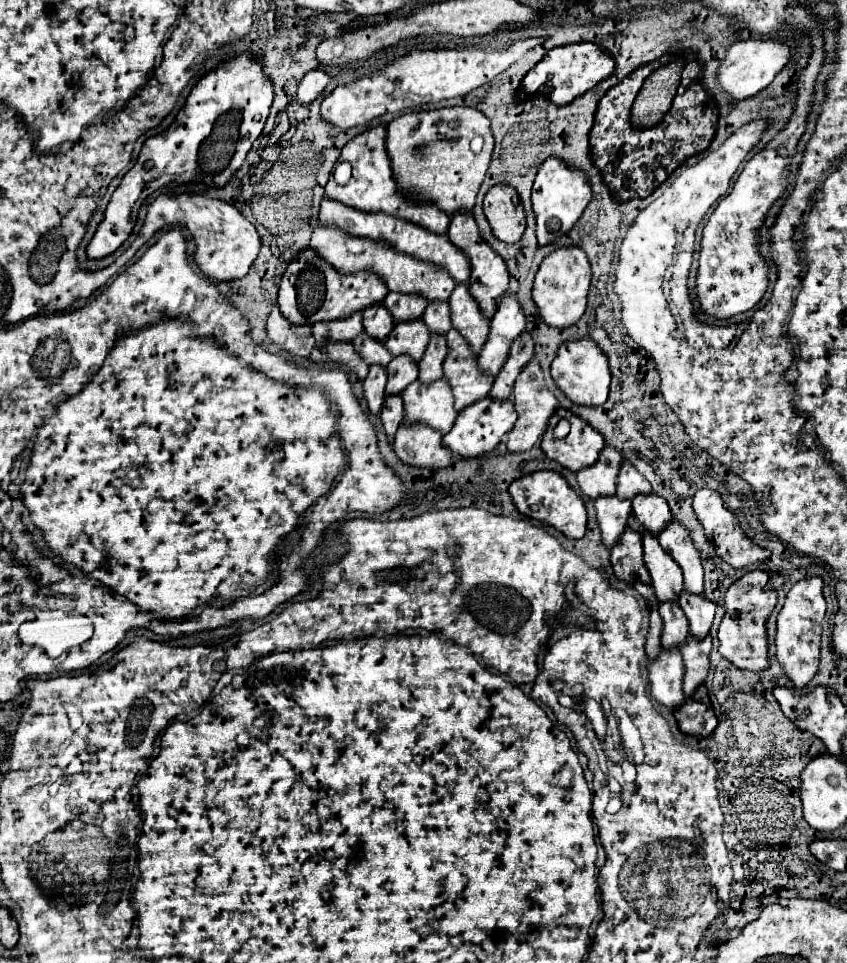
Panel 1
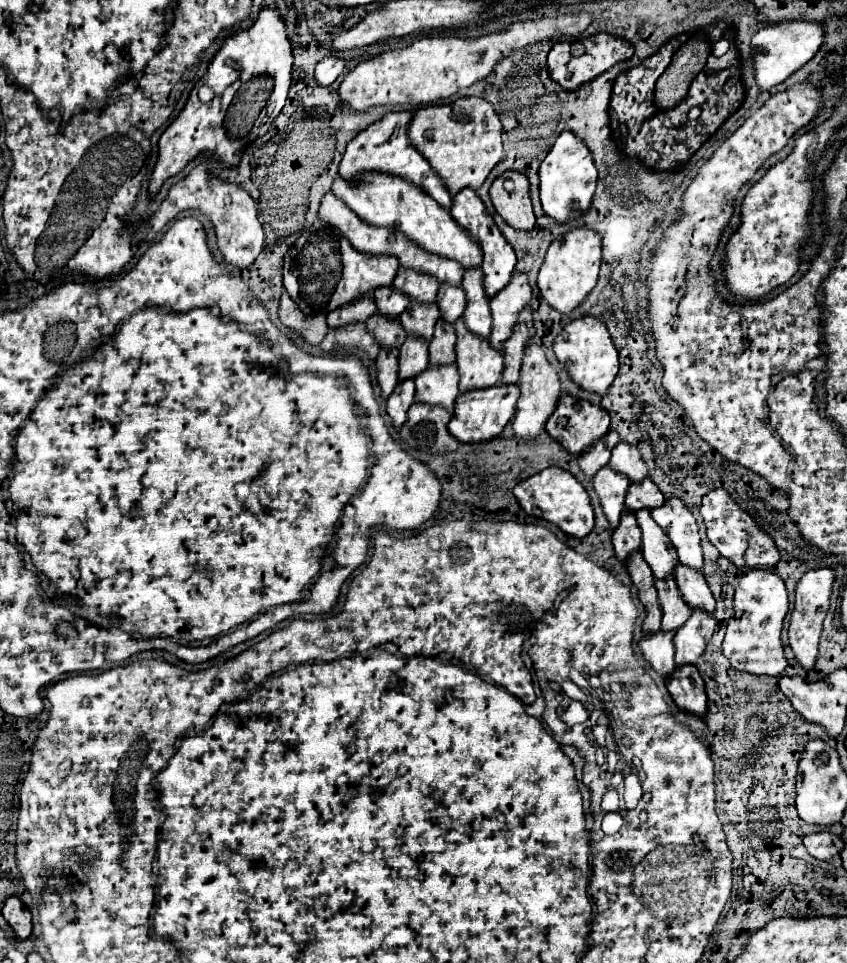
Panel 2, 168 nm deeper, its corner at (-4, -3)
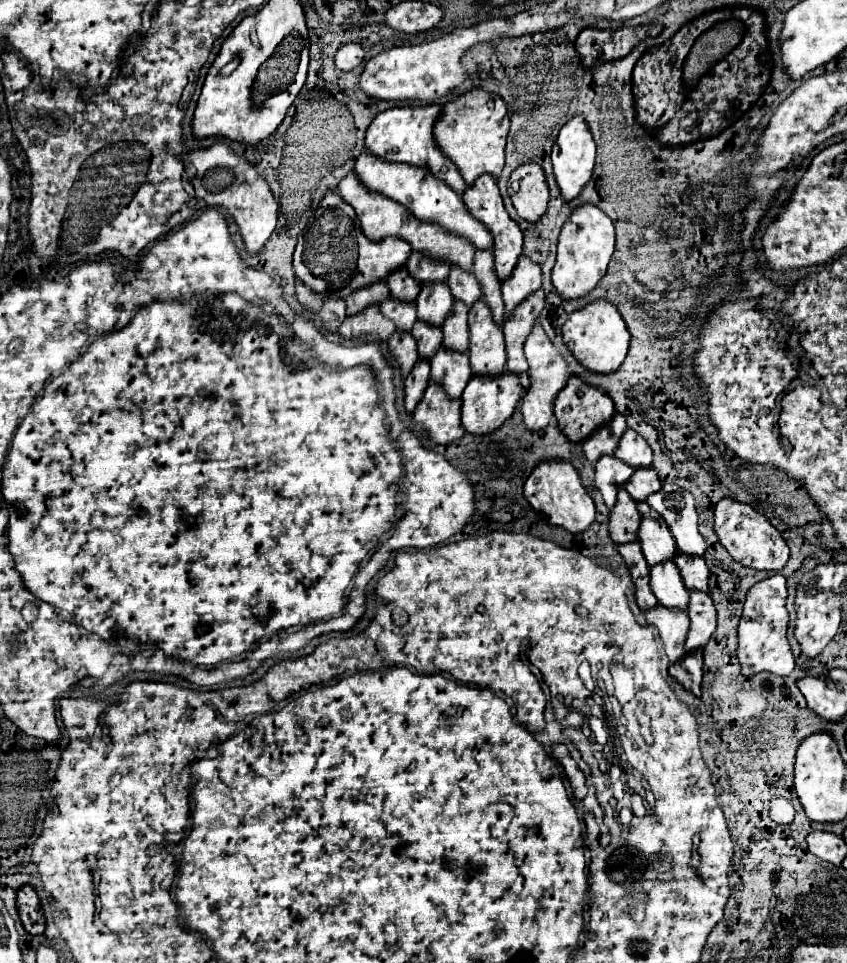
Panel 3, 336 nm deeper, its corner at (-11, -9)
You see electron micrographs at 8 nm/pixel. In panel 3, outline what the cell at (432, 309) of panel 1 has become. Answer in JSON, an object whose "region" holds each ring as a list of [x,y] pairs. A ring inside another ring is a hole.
{"region":[[[453,267],[447,283],[451,287],[453,297],[467,305],[473,305],[483,295],[479,281],[475,279],[475,275],[471,275],[471,271],[459,271],[459,267]]]}

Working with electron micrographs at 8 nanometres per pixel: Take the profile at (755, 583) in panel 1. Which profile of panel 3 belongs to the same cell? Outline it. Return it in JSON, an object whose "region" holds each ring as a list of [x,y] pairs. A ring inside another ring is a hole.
{"region":[[[773,575],[765,581],[755,583],[749,589],[743,607],[743,617],[739,623],[739,649],[737,649],[743,675],[749,677],[761,671],[769,671],[773,675],[787,677],[795,669],[795,657],[787,641],[789,613],[785,609],[785,599],[787,599],[787,587],[783,575]]]}

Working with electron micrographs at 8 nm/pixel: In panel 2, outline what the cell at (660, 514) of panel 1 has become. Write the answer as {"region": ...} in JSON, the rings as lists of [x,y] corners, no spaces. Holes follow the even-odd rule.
{"region":[[[644,479],[642,483],[632,483],[630,489],[628,489],[628,495],[626,495],[626,509],[636,513],[640,509],[656,509],[664,505],[664,495],[662,491],[650,481],[650,479]]]}

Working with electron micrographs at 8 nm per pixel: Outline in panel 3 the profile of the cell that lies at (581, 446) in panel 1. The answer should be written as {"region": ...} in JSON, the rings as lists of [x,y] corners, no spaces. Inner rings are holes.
{"region":[[[571,375],[567,387],[555,399],[555,417],[571,441],[583,441],[613,417],[613,401],[605,391],[585,385]]]}

